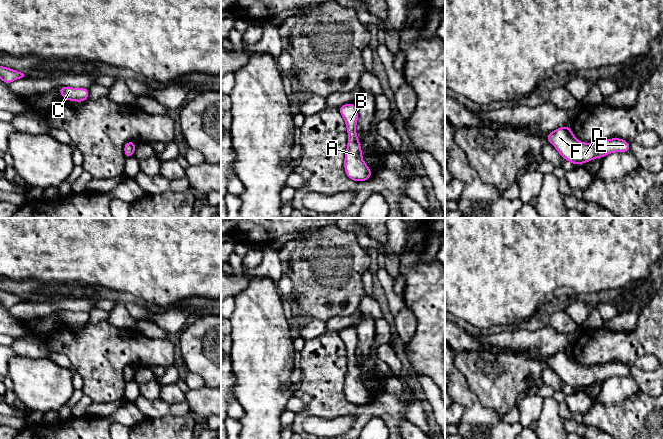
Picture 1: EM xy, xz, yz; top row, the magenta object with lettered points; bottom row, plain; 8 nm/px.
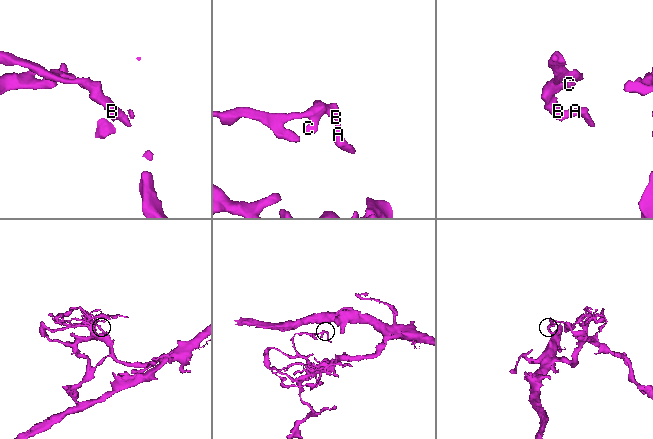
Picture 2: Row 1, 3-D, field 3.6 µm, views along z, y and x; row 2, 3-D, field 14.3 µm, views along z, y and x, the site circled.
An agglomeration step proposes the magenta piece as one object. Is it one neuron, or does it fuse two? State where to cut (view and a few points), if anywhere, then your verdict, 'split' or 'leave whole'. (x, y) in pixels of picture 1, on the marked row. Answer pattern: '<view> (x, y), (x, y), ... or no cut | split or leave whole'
no cut | leave whole

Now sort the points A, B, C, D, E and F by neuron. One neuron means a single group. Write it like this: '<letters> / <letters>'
A B C D E F

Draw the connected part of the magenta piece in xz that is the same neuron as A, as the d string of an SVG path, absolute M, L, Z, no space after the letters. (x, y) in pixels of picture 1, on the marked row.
M346 103L338 110L344 118L347 133L348 144L344 158L344 169L348 178L356 182L369 180L372 177L371 169L362 159L362 149L360 140L356 134L356 125L358 121L358 111L354 103Z

